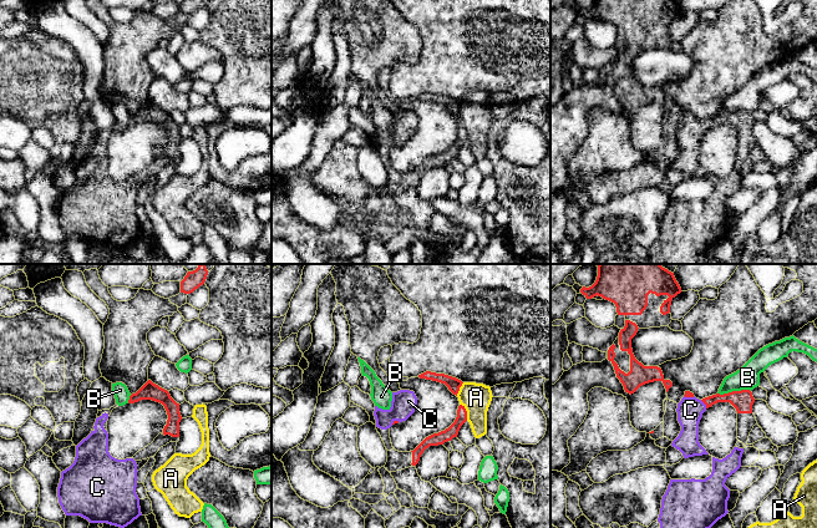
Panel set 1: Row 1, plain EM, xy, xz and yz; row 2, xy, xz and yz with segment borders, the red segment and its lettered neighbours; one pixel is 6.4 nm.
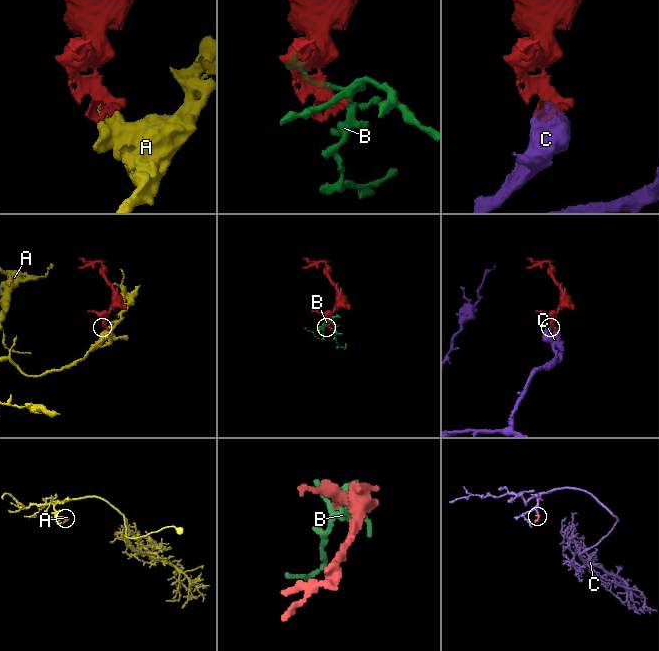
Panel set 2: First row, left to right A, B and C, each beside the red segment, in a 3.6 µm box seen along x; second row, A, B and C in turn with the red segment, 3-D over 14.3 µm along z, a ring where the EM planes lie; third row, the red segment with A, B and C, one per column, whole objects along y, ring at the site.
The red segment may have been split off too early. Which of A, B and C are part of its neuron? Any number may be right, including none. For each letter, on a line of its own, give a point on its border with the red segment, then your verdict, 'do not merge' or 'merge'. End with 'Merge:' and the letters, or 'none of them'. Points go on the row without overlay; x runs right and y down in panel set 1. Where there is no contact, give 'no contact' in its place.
A: xz (466, 133) | do not merge
B: yz (734, 112) | do not merge
C: yz (704, 123) | merge
Merge: C

